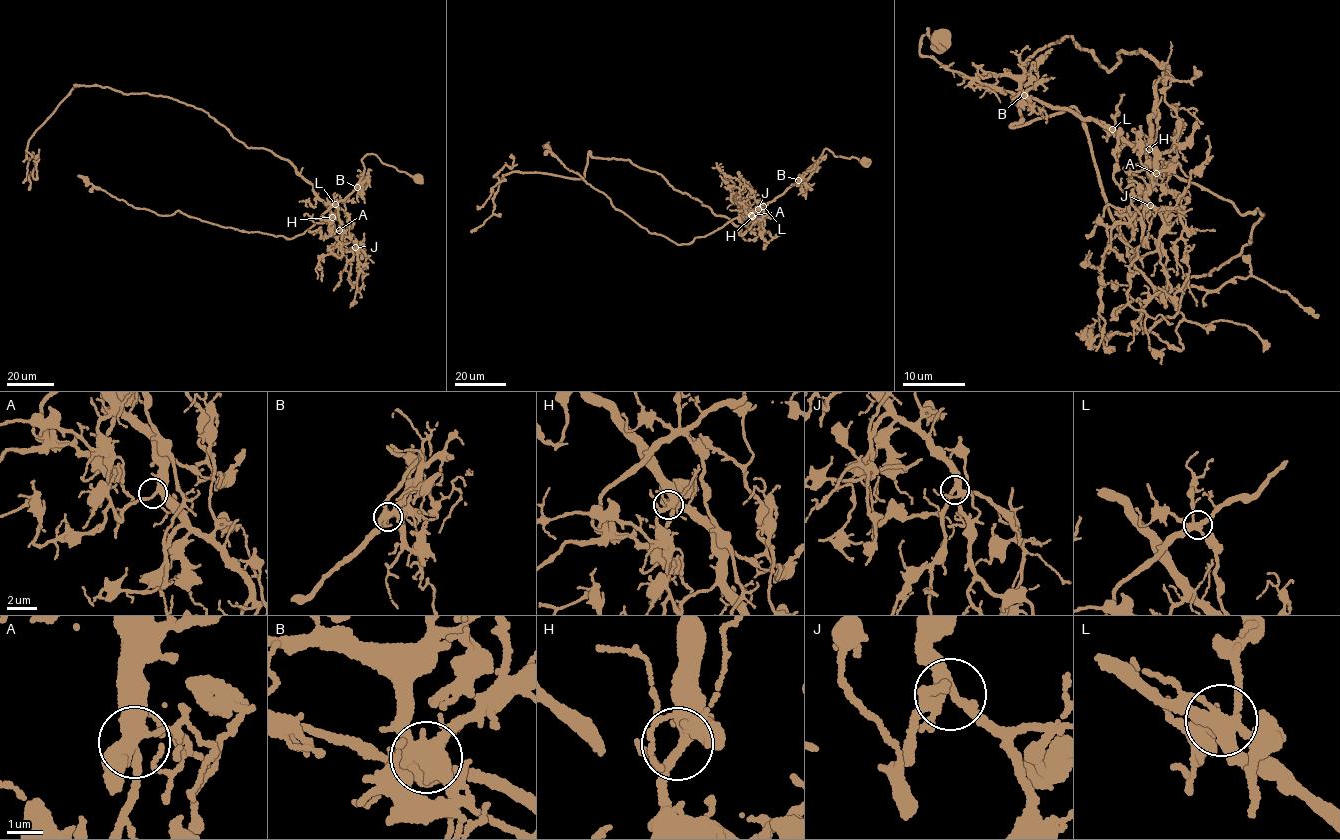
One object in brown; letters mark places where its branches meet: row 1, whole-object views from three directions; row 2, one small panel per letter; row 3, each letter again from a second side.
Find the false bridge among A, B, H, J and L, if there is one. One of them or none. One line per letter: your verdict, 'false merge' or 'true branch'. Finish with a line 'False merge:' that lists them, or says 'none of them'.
A: true branch
B: true branch
H: true branch
J: true branch
L: false merge
False merge: L

